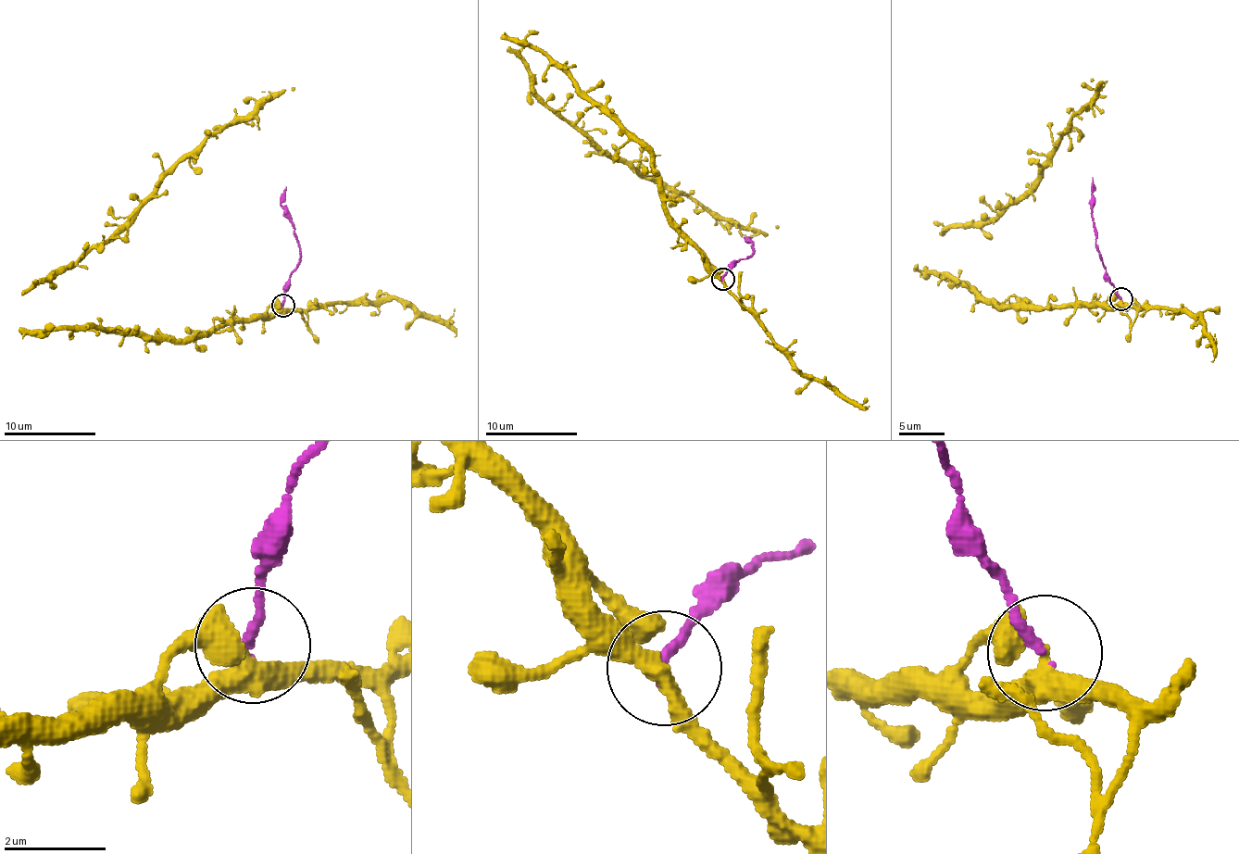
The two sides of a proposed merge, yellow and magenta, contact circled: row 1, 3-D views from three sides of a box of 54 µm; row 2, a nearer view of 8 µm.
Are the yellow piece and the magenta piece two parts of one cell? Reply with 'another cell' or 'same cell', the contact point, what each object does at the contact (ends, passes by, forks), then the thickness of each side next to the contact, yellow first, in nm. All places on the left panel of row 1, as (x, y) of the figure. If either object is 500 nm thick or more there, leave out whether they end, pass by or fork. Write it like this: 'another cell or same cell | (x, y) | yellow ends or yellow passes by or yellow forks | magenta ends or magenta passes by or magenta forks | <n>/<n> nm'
another cell | (283, 305) | yellow passes by | magenta ends | 340/200 nm

